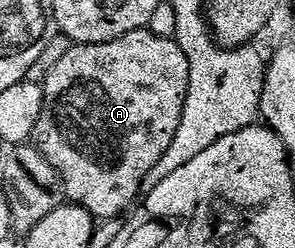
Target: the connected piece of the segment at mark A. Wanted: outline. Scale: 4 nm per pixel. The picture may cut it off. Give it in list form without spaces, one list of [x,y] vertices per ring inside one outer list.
[[[145,27],[123,33],[111,41],[73,43],[69,46],[67,53],[63,53],[62,59],[52,67],[51,73],[47,73],[44,83],[41,84],[43,109],[39,113],[39,121],[35,121],[35,129],[31,136],[37,150],[41,151],[43,157],[47,157],[49,164],[56,169],[60,186],[63,188],[64,198],[75,204],[76,207],[81,207],[97,221],[120,216],[124,212],[124,207],[133,198],[135,198],[134,200],[138,198],[141,182],[143,177],[147,177],[147,171],[151,169],[151,165],[155,165],[155,161],[159,161],[159,157],[163,157],[163,153],[167,153],[167,145],[171,145],[171,137],[175,137],[175,129],[179,129],[179,117],[183,113],[183,101],[187,97],[188,84],[189,62],[183,49],[179,49],[176,39],[159,37]]]

